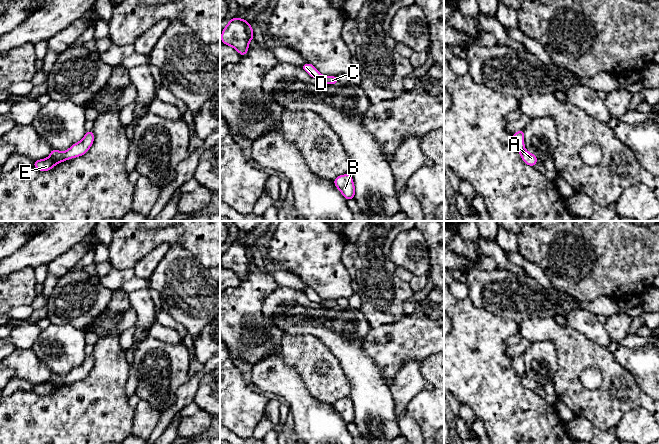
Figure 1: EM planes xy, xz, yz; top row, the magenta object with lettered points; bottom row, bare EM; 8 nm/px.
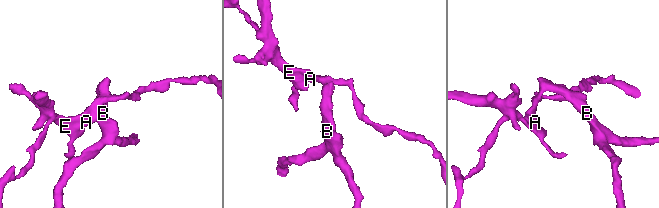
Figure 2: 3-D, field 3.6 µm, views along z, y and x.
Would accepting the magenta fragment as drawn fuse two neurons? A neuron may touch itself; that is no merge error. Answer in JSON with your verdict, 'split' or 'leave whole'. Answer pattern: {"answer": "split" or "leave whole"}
{"answer": "leave whole"}

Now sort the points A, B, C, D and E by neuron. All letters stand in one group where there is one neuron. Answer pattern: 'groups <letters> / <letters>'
groups A B C D E

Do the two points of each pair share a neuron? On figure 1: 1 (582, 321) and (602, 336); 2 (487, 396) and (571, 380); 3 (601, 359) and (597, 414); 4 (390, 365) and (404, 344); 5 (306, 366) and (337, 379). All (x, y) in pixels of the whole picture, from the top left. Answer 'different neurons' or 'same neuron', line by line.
1: same neuron
2: different neurons
3: same neuron
4: same neuron
5: same neuron

